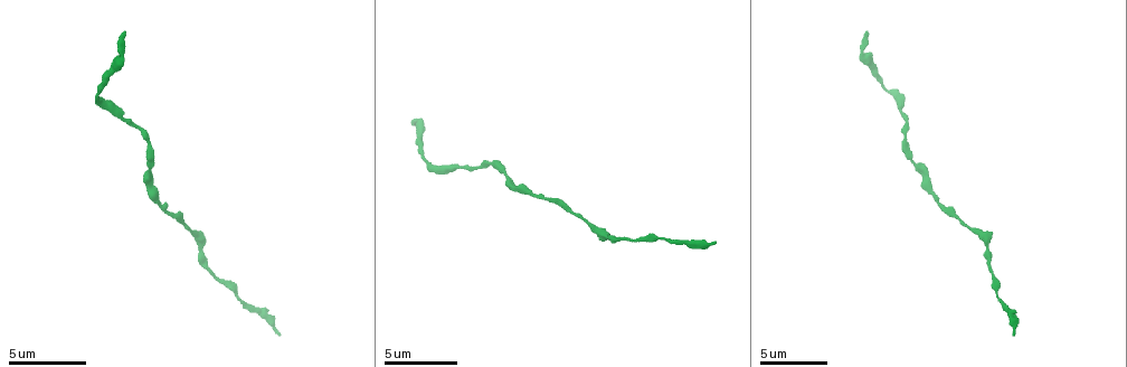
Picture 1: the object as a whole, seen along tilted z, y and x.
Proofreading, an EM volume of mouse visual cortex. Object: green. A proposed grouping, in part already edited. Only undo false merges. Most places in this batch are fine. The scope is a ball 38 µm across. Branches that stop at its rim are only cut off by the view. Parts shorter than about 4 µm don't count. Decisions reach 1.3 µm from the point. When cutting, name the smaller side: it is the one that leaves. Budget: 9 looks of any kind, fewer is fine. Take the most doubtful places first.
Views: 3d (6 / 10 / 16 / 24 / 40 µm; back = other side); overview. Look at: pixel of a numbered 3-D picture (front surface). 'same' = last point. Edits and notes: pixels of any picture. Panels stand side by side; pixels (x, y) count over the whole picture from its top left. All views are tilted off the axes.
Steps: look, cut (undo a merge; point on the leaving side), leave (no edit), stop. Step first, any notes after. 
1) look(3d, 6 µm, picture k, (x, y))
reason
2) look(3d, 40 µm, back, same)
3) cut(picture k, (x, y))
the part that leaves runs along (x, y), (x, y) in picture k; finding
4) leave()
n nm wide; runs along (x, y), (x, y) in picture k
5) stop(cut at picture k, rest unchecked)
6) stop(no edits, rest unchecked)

look(3d, 16 µm, picture 1, (527, 190))

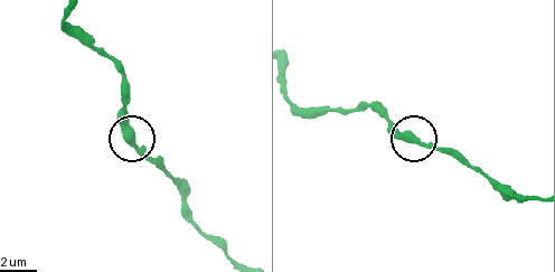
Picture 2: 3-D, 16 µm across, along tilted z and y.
look(3d, 6 µm, picture 2, (412, 140))

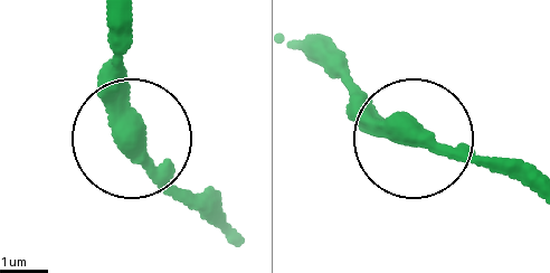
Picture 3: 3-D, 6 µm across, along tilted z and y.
leave()
side arm 16 µm; runs along (417, 132), (521, 166) in picture 3; one cell here

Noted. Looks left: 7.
look(3d, 16 µm, picture 1, (984, 245))

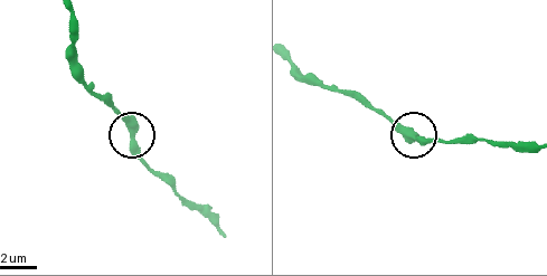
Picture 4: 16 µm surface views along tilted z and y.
leave()
runs along (82, 77), (107, 97), (124, 123), (132, 149), (150, 169) in picture 4; continuous, no second cell

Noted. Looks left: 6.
look(3d, 6 µm, picture 1, (147, 135))
thick turns thin

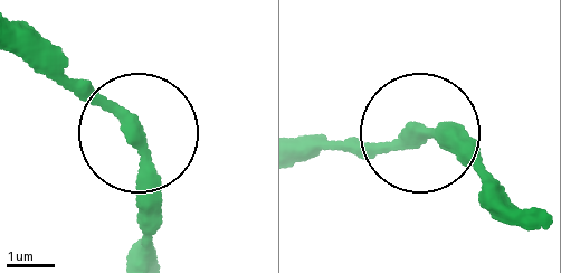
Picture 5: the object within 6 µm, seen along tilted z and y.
leave()
runs along (532, 212), (420, 134), (311, 140) in picture 5; all the same cell

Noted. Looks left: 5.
look(3d, 16 µm, picture 1, (996, 296))
a narrow waist

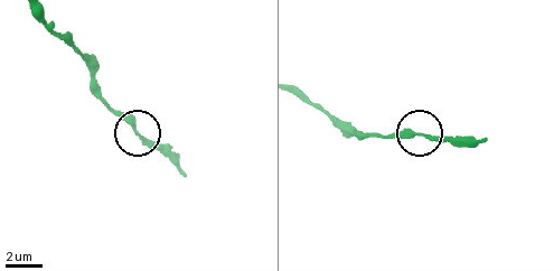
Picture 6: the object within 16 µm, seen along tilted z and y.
leave()
runs along (298, 93), (348, 131), (476, 140) in picture 6; continuous, no second cell

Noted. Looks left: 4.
stop(no edits, rest unchecked)

